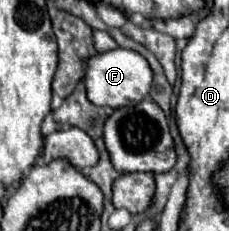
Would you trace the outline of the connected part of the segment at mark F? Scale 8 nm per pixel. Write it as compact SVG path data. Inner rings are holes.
M119 47L105 53L95 53L93 57L87 57L83 63L85 63L83 81L87 87L87 99L93 105L109 105L113 109L125 105L137 105L151 91L151 81L153 81L151 67L143 55L131 49Z

